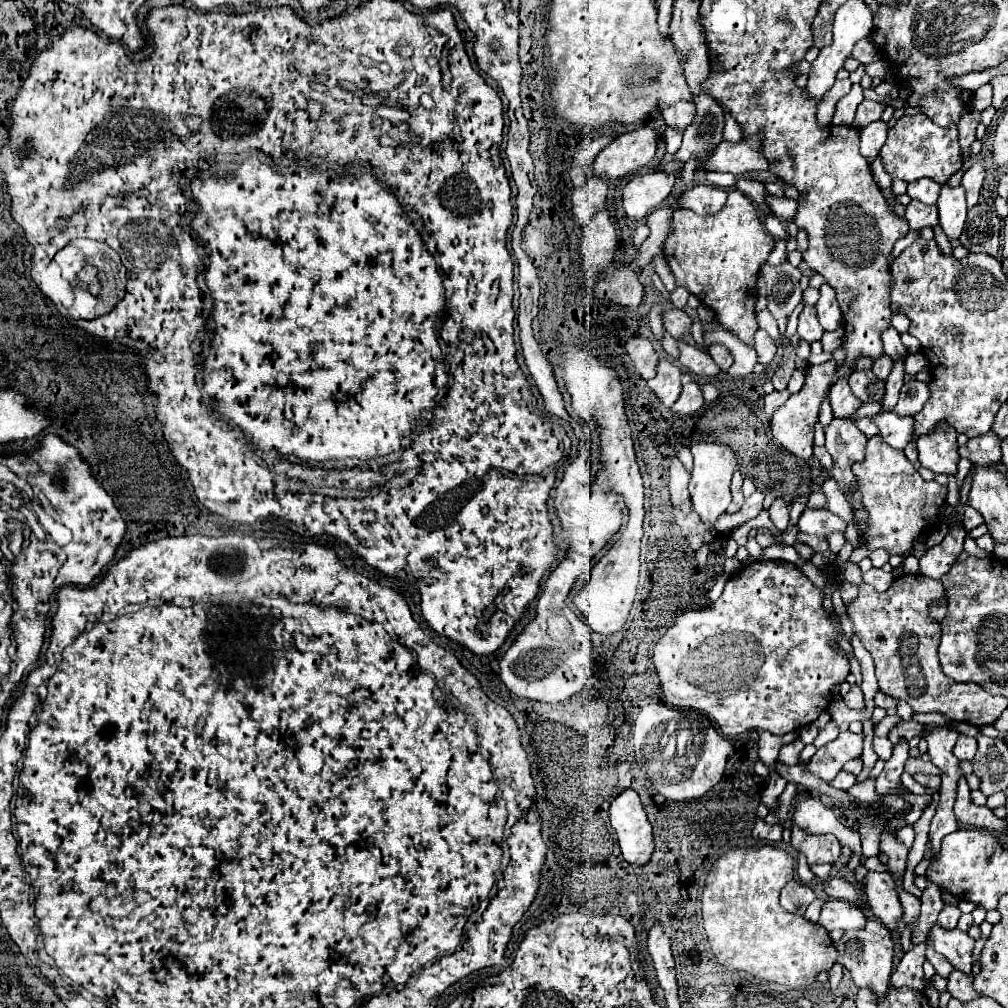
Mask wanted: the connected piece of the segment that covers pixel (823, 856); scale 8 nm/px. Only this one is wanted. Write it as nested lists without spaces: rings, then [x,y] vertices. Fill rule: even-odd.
[[[793,825],[791,829],[791,847],[797,853],[803,853],[807,857],[807,863],[835,863],[841,855],[841,843],[835,839],[835,835],[809,835]]]

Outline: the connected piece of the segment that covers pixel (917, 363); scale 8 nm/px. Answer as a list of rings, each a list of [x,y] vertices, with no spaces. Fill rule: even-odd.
[[[923,353],[907,355],[907,359],[905,359],[905,375],[907,377],[915,377],[919,371],[923,371],[927,367],[929,367],[929,363],[927,363],[927,359],[925,359]]]

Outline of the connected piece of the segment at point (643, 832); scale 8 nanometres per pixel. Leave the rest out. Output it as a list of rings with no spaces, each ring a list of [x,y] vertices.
[[[625,789],[613,799],[609,813],[625,861],[635,865],[647,863],[653,853],[653,833],[639,795],[633,789]]]

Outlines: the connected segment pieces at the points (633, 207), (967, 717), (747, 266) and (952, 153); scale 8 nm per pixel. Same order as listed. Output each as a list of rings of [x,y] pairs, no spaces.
[[[653,171],[639,177],[633,177],[623,187],[623,209],[631,219],[645,219],[669,197],[675,183],[673,173]]]
[[[905,573],[897,577],[885,593],[877,593],[871,585],[859,585],[859,597],[847,605],[855,635],[865,649],[873,655],[877,667],[879,689],[895,699],[907,701],[915,713],[937,711],[947,719],[971,723],[975,727],[993,725],[995,719],[1007,709],[1003,695],[991,695],[977,683],[955,683],[941,671],[937,657],[941,625],[931,619],[929,605],[945,601],[941,581]]]
[[[737,189],[729,191],[725,207],[709,217],[701,217],[689,209],[675,209],[673,213],[673,231],[665,241],[665,259],[675,275],[677,285],[687,287],[697,299],[701,299],[707,307],[717,313],[717,321],[739,335],[741,341],[753,345],[753,333],[757,329],[755,319],[755,301],[757,301],[757,277],[761,265],[767,261],[771,251],[775,249],[775,239],[765,231],[757,209],[753,203]]]
[[[925,115],[921,117],[901,117],[889,131],[885,145],[881,147],[881,159],[885,171],[893,179],[903,179],[907,183],[921,177],[929,177],[937,183],[945,183],[955,171],[961,169],[961,147],[957,141],[957,127],[939,127],[931,123]]]

